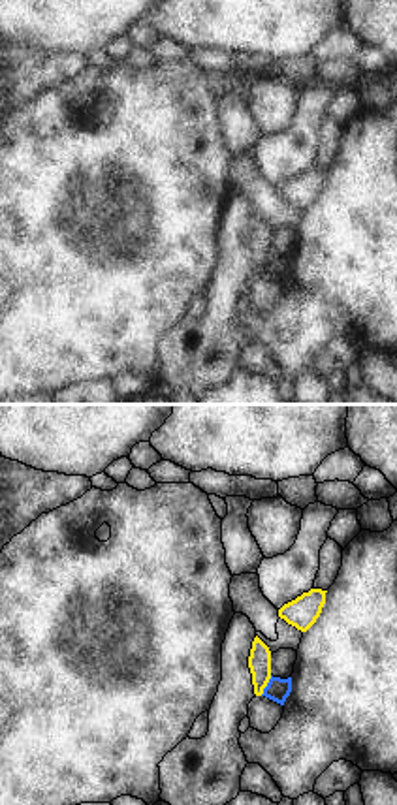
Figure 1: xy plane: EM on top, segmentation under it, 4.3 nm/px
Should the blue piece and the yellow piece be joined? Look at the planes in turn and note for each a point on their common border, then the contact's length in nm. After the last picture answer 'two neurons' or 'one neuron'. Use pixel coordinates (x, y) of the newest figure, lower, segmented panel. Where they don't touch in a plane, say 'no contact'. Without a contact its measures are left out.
(268, 685) | 100 nm

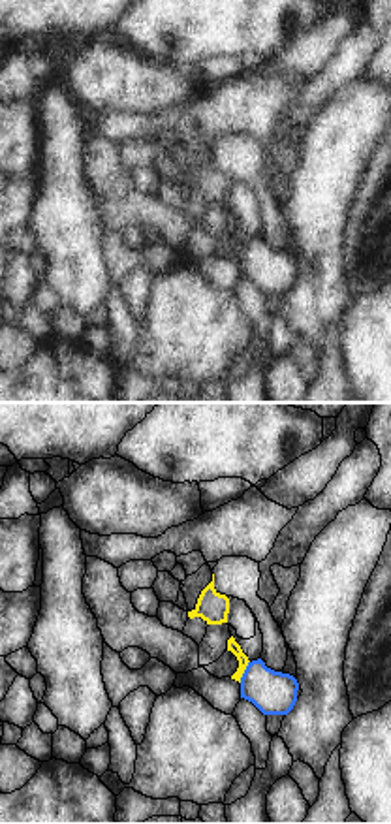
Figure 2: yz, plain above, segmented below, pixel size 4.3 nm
(245, 672) | 100 nm

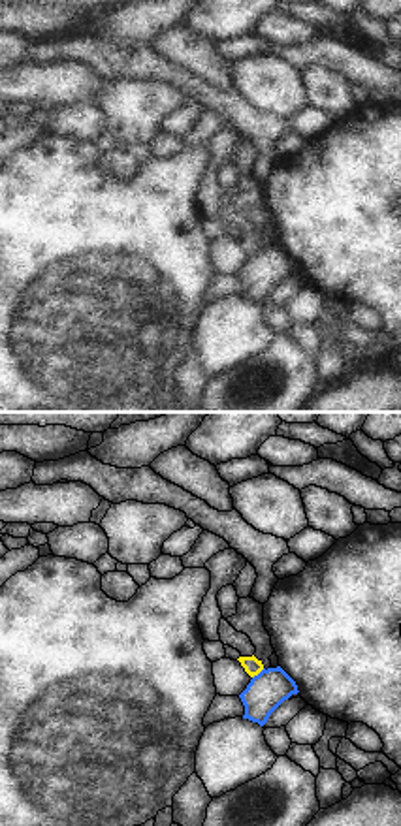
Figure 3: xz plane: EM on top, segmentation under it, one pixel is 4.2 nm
(260, 672) | 70 nm

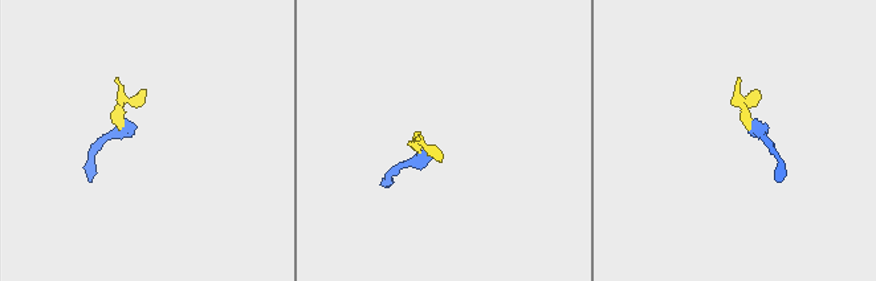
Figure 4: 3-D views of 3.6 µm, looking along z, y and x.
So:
two neurons

